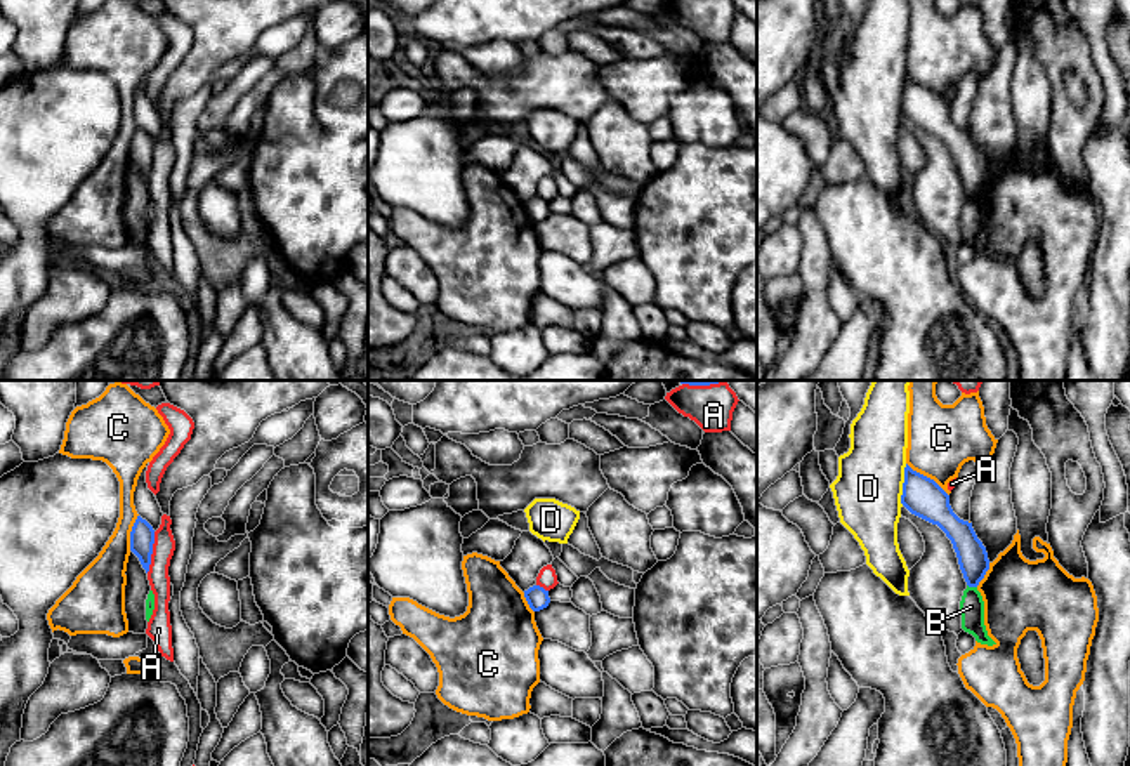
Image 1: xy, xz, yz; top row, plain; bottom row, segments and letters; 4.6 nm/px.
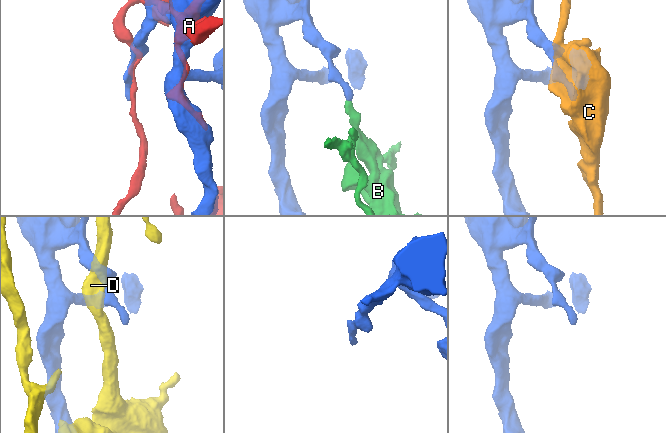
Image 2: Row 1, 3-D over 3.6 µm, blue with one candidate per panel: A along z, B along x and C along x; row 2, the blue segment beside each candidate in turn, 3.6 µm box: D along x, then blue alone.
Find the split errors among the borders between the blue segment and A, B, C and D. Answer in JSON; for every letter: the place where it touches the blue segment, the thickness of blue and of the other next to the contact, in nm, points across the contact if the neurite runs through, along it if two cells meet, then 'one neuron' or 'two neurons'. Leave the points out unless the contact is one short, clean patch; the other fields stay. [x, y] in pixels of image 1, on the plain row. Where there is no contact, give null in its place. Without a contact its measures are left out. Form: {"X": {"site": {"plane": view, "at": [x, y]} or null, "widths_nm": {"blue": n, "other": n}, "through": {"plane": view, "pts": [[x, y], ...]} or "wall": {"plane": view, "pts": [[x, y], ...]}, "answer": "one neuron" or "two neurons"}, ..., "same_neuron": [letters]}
{"A": {"site": {"plane": "xy", "at": [151, 164]}, "widths_nm": {"blue": 110, "other": 100}, "answer": "two neurons"}, "B": {"site": {"plane": "yz", "at": [972, 197]}, "widths_nm": {"blue": 140, "other": 110}, "wall": {"plane": "yz", "pts": [[967, 195], [976, 198]]}, "answer": "two neurons"}, "C": {"site": {"plane": "yz", "at": [926, 87]}, "widths_nm": {"blue": 180, "other": 320}, "answer": "two neurons"}, "D": {"site": {"plane": "yz", "at": [903, 96]}, "widths_nm": {"blue": 180, "other": 320}, "answer": "two neurons"}, "same_neuron": []}

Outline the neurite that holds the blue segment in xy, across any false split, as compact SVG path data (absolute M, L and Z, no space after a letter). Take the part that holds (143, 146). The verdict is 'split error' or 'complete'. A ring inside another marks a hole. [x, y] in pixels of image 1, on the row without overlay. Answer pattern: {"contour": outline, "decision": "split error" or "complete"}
{"contour": "M137 127L132 142L130 142L130 162L139 168L146 184L149 182L151 165L154 155L154 141L153 137Z", "decision": "complete"}

